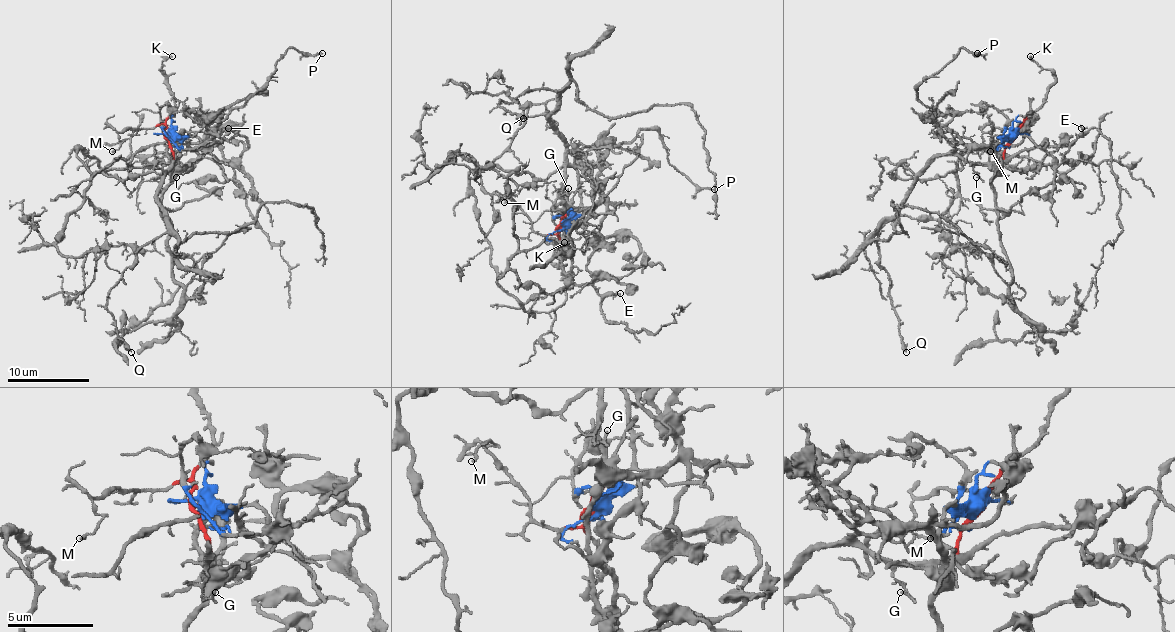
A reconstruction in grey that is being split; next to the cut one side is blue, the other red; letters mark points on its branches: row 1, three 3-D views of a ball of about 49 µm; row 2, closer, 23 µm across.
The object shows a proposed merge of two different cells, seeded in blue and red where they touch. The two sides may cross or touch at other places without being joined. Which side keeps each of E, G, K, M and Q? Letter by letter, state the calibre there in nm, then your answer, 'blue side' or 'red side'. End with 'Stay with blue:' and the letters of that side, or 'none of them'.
E: 220 nm thick; red side
G: 120 nm thick; red side
K: 200 nm thick; red side
M: 130 nm thick; red side
Q: 340 nm thick; red side
Stay with blue: none of them

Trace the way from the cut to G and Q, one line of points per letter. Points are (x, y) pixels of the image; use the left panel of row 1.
G: (167, 138), (173, 160), (169, 178), (173, 180), (175, 176)
Q: (167, 138), (173, 162), (173, 156), (157, 195), (165, 231), (141, 248), (108, 295), (106, 309), (130, 352)

